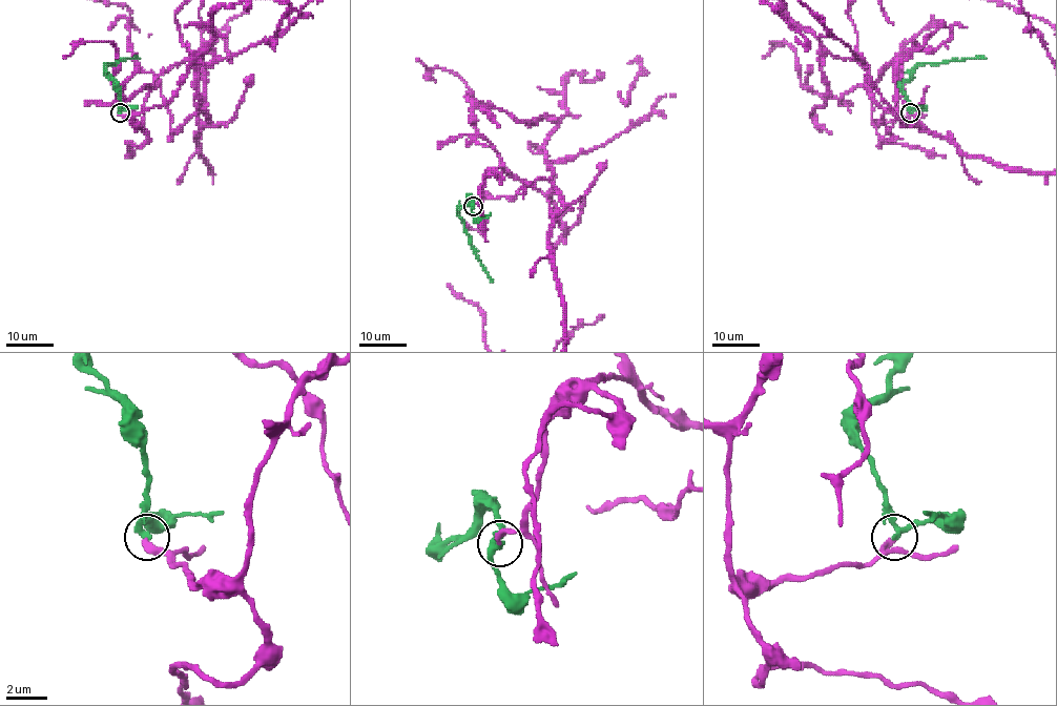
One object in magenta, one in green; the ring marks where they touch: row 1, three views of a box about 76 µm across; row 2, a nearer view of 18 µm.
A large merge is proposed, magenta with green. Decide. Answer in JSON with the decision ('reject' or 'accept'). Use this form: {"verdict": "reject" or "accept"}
{"verdict": "accept"}

